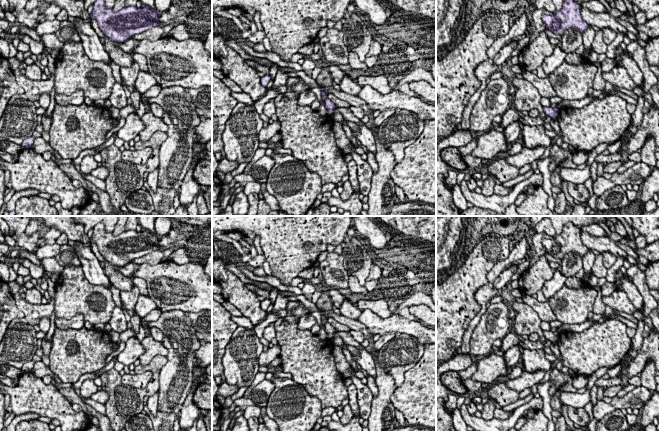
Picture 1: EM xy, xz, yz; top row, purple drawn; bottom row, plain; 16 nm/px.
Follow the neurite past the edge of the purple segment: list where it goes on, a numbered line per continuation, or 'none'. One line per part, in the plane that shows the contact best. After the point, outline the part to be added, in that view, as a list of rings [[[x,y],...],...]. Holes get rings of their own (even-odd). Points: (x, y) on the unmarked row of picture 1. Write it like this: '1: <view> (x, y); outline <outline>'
none

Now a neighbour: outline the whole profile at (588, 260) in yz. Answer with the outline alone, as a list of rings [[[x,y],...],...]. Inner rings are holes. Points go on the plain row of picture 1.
[[[591,249],[586,253],[586,255],[582,258],[583,262],[583,269],[584,269],[584,276],[581,279],[582,281],[588,282],[590,277],[589,277],[589,272],[591,271],[593,264],[595,262],[595,257],[596,255],[592,252]]]

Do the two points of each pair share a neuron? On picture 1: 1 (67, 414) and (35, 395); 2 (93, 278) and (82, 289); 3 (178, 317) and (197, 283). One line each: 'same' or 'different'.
1: same
2: different
3: different

